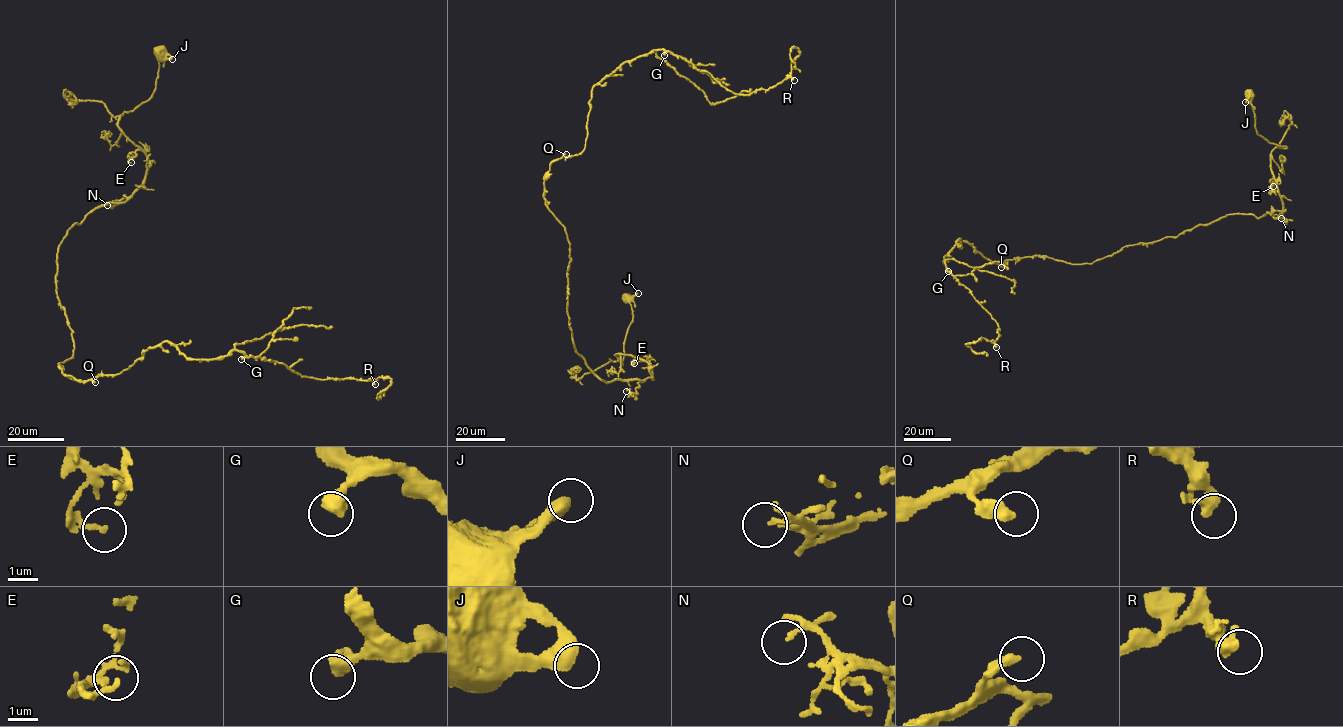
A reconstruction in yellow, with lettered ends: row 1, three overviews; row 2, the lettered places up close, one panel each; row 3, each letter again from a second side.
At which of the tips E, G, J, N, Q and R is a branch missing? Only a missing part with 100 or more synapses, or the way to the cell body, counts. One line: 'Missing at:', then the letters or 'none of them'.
Missing at: none of them

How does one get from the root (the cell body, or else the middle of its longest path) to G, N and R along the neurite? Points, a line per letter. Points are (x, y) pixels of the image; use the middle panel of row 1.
G: (628, 298), (615, 355), (653, 376), (606, 382), (574, 347), (544, 176), (583, 149), (594, 85), (664, 55)
N: (628, 298), (634, 316), (622, 364), (615, 355), (638, 357), (653, 376), (638, 383), (637, 393), (626, 391)
R: (628, 298), (615, 355), (653, 376), (606, 382), (544, 197), (594, 85), (661, 49), (739, 94), (794, 80)

